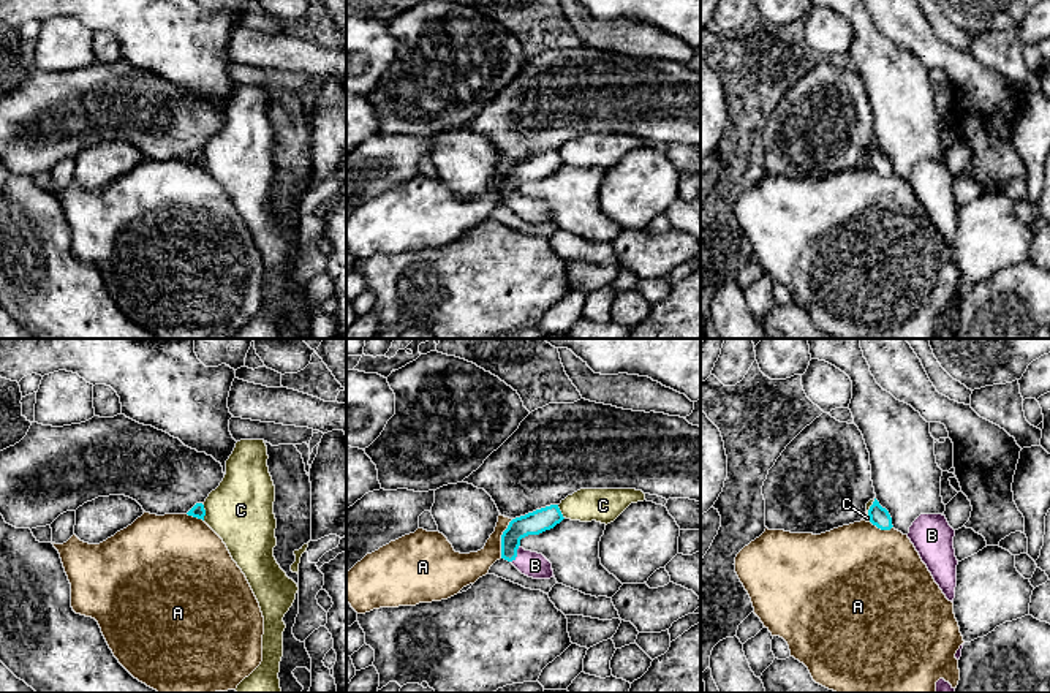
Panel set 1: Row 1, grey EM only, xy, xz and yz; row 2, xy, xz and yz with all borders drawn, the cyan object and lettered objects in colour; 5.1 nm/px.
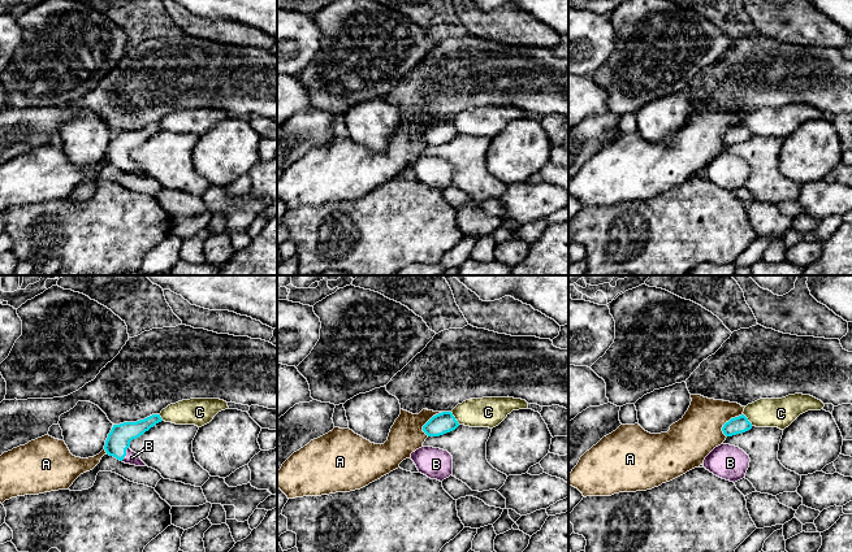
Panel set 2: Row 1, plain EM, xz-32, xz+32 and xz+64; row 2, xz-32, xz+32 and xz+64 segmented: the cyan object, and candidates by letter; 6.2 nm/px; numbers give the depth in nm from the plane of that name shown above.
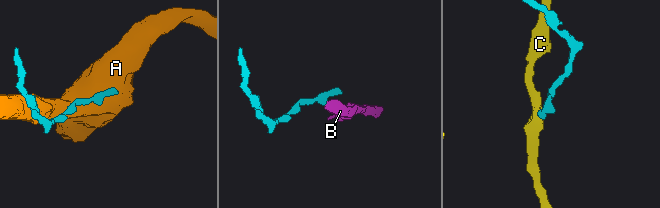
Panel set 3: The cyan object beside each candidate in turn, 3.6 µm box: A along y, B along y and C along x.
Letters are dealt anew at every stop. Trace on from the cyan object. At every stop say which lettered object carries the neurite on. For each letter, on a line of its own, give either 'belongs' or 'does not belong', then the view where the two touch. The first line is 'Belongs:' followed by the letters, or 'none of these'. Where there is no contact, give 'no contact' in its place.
Belongs: B
A: does not belong; contact in xz
B: belongs; contact in xz
C: does not belong; contact in xy

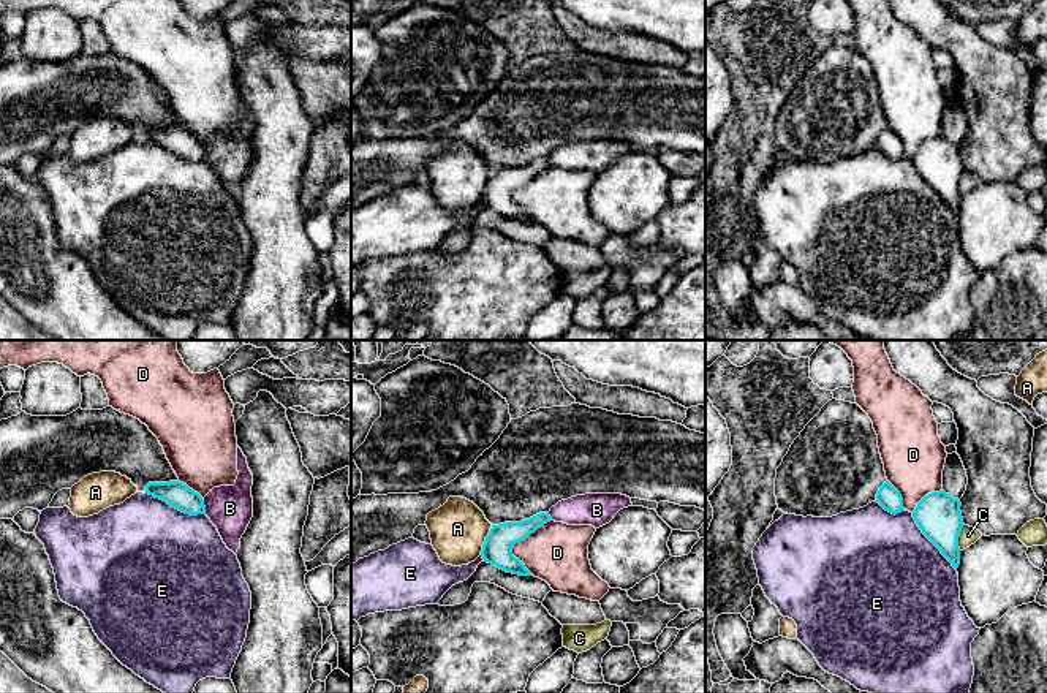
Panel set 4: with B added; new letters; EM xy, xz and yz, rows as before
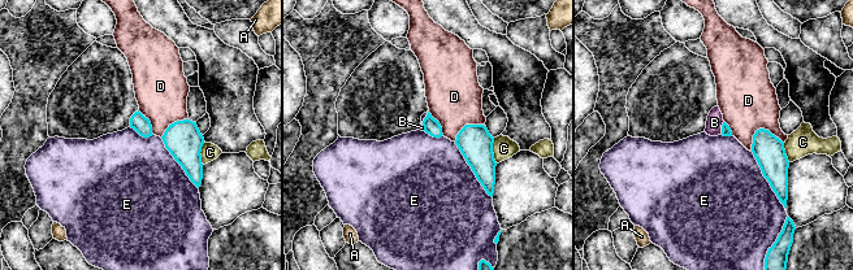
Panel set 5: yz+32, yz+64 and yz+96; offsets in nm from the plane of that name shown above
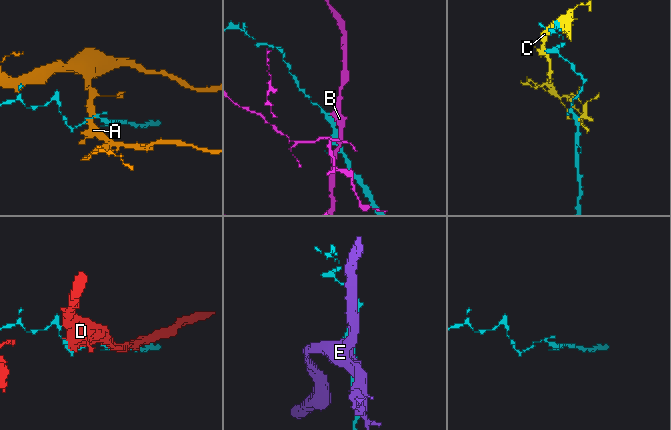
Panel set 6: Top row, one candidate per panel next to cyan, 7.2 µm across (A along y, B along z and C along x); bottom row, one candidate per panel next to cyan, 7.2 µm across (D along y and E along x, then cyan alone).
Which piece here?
Belongs: none of these
A: does not belong; contact in xz
B: does not belong; contact in xy
C: does not belong; contact in yz
D: does not belong; contact in xz
E: does not belong; contact in xy

